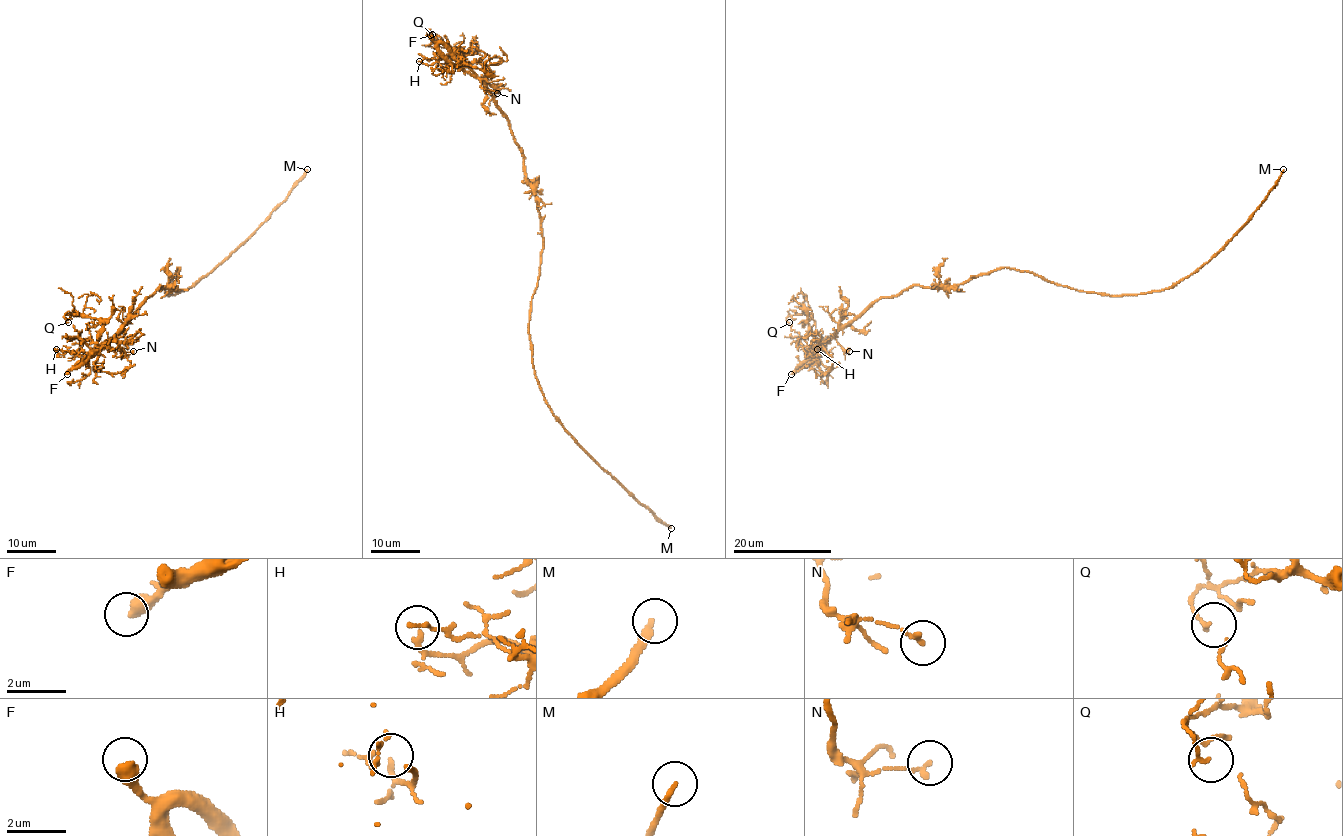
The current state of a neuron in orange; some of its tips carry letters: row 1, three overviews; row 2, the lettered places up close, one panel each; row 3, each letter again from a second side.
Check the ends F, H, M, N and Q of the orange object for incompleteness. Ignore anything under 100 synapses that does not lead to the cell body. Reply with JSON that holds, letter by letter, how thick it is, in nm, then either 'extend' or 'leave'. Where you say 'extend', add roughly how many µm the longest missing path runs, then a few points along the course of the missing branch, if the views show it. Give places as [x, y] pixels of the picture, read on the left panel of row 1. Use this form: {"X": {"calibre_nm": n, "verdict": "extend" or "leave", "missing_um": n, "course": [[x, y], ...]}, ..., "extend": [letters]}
{"F": {"calibre_nm": 480, "verdict": "extend", "missing_um": 60, "course": [[67, 374], [61, 374], [53, 392], [62, 392], [125, 352], [149, 322], [183, 305], [221, 304]]}, "H": {"calibre_nm": 90, "verdict": "leave"}, "M": {"calibre_nm": 200, "verdict": "extend", "missing_um": 45}, "N": {"calibre_nm": 140, "verdict": "leave"}, "Q": {"calibre_nm": 90, "verdict": "leave"}, "extend": ["F", "M"]}

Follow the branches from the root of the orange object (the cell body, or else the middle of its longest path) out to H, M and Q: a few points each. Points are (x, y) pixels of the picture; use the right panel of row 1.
H: (1027, 272), (1000, 267), (959, 284), (910, 285), (895, 295), (872, 301), (826, 342), (821, 354), (817, 349)
M: (1027, 272), (1078, 290), (1110, 295), (1145, 294), (1168, 289), (1195, 273), (1233, 236), (1266, 198), (1283, 169)
Q: (1027, 272), (1000, 267), (959, 284), (910, 285), (872, 301), (823, 346), (810, 316), (794, 314), (789, 322)

